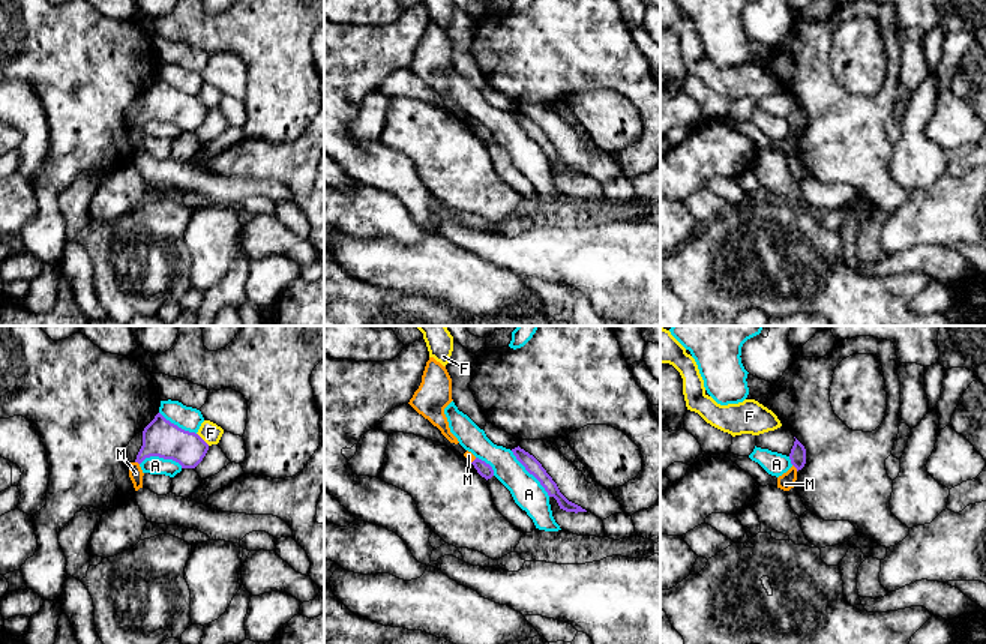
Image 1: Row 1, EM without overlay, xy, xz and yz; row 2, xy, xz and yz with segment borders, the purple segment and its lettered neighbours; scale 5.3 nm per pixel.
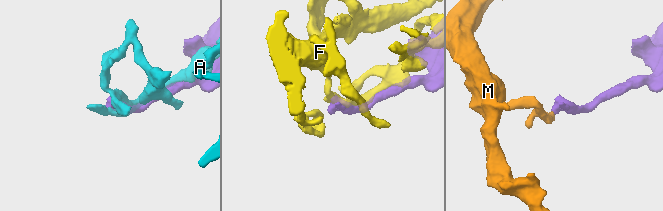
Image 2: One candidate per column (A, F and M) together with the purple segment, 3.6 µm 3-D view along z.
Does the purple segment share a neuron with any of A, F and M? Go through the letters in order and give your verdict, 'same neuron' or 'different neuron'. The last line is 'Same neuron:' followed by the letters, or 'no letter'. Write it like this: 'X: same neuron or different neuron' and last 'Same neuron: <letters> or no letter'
A: different neuron
F: different neuron
M: different neuron
Same neuron: no letter

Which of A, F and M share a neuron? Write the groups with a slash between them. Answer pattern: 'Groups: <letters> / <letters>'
Groups: A / F / M

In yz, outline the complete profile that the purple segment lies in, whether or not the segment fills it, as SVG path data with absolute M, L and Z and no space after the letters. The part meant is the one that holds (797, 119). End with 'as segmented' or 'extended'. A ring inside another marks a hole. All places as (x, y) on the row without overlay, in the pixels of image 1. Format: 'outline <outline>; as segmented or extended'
outline M797 102L791 113L789 123L791 128L797 132L797 135L801 134L806 128L806 113Z; as segmented

